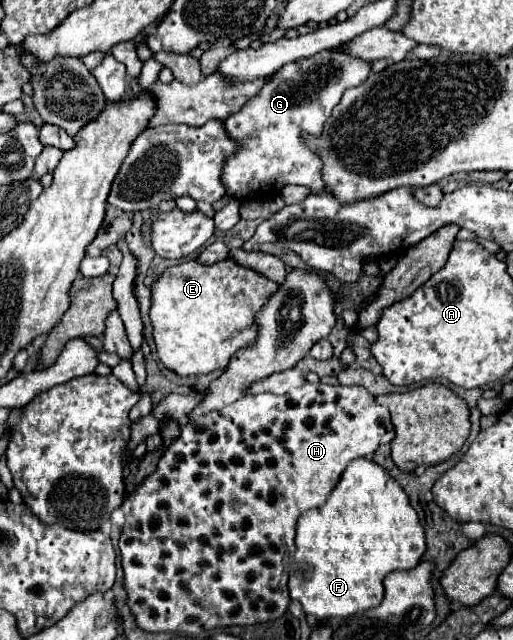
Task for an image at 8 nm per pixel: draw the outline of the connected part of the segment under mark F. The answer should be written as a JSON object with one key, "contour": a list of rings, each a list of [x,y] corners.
{"contour":[[[358,458],[348,464],[344,476],[332,490],[330,498],[298,520],[296,528],[296,554],[290,574],[290,598],[304,606],[304,612],[316,620],[350,618],[358,612],[366,612],[382,602],[384,576],[394,570],[416,568],[426,550],[424,528],[416,510],[410,504],[408,494],[400,484],[374,460]]]}

